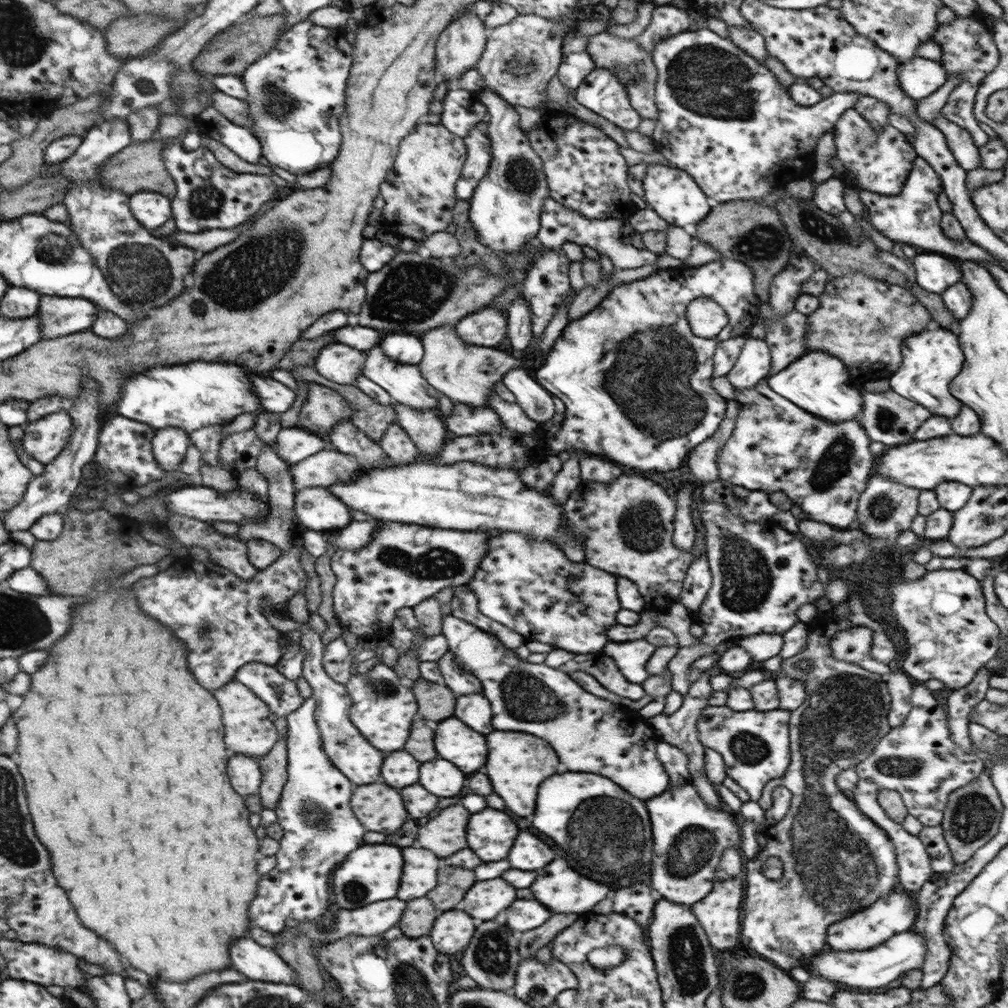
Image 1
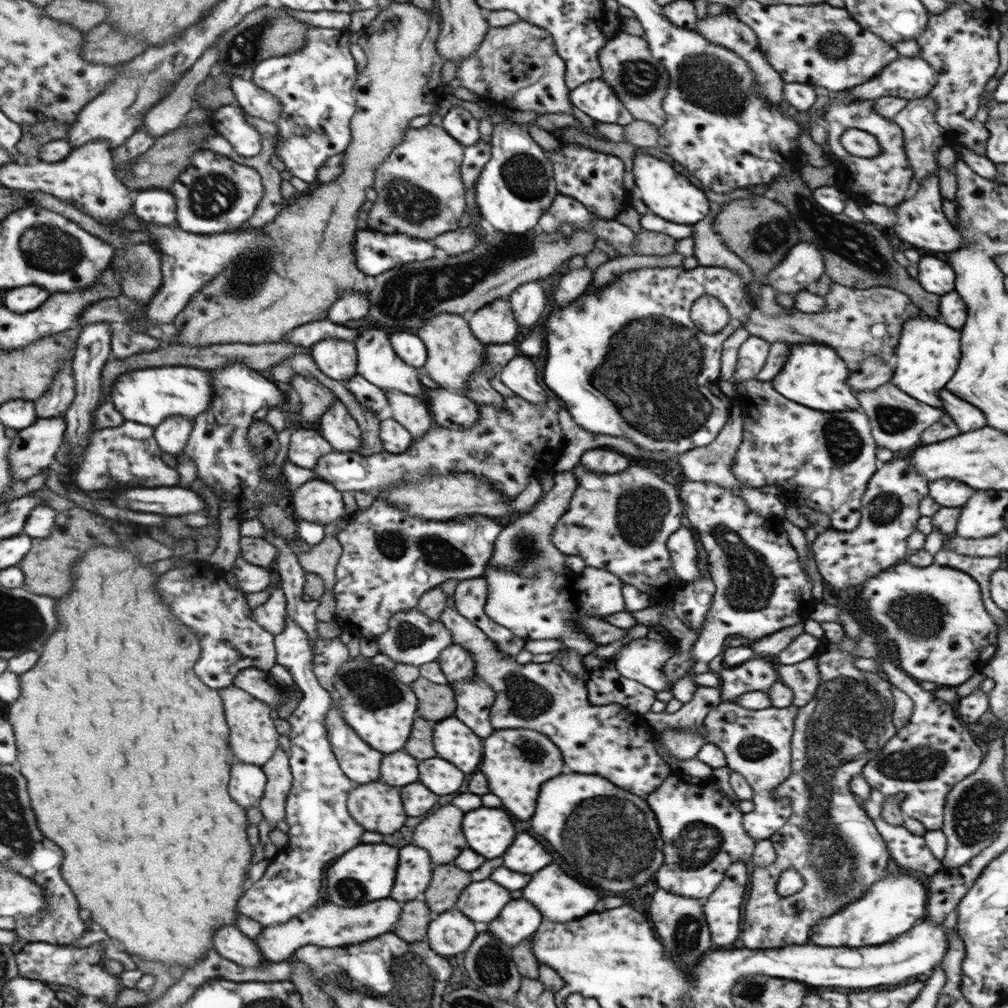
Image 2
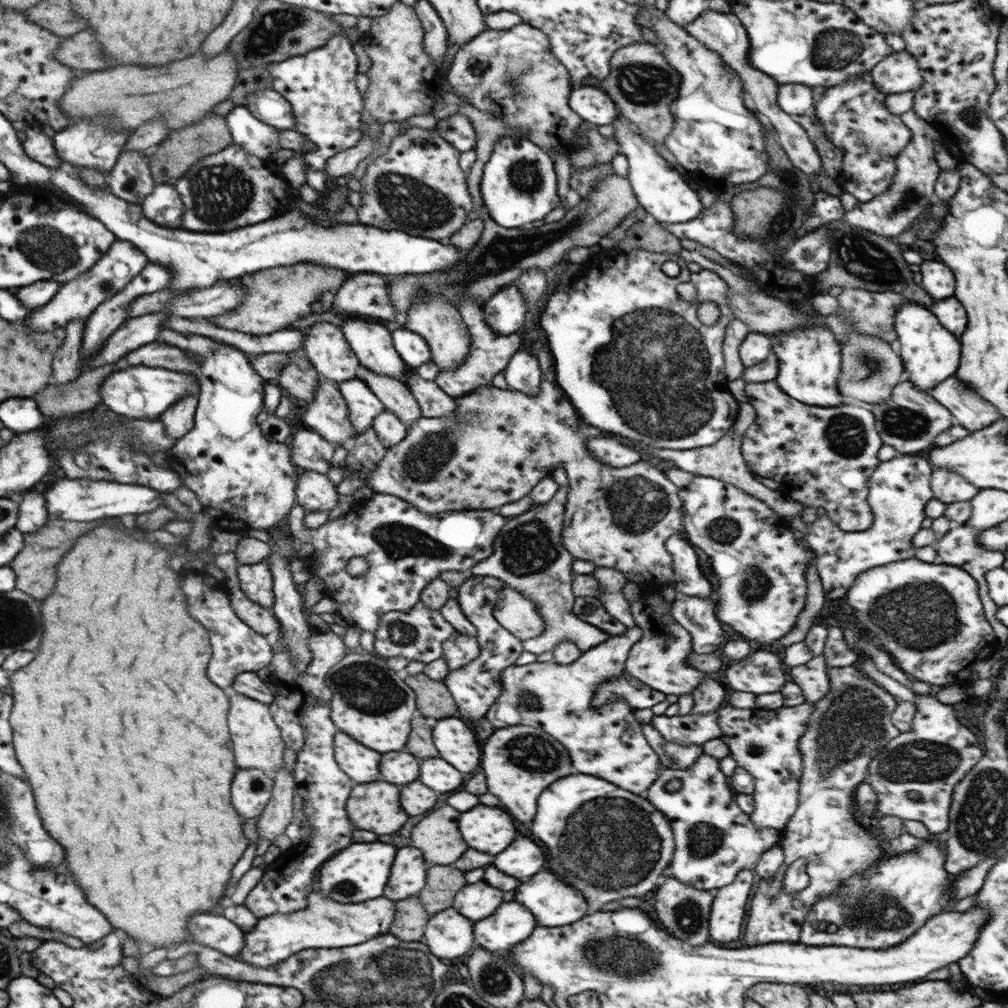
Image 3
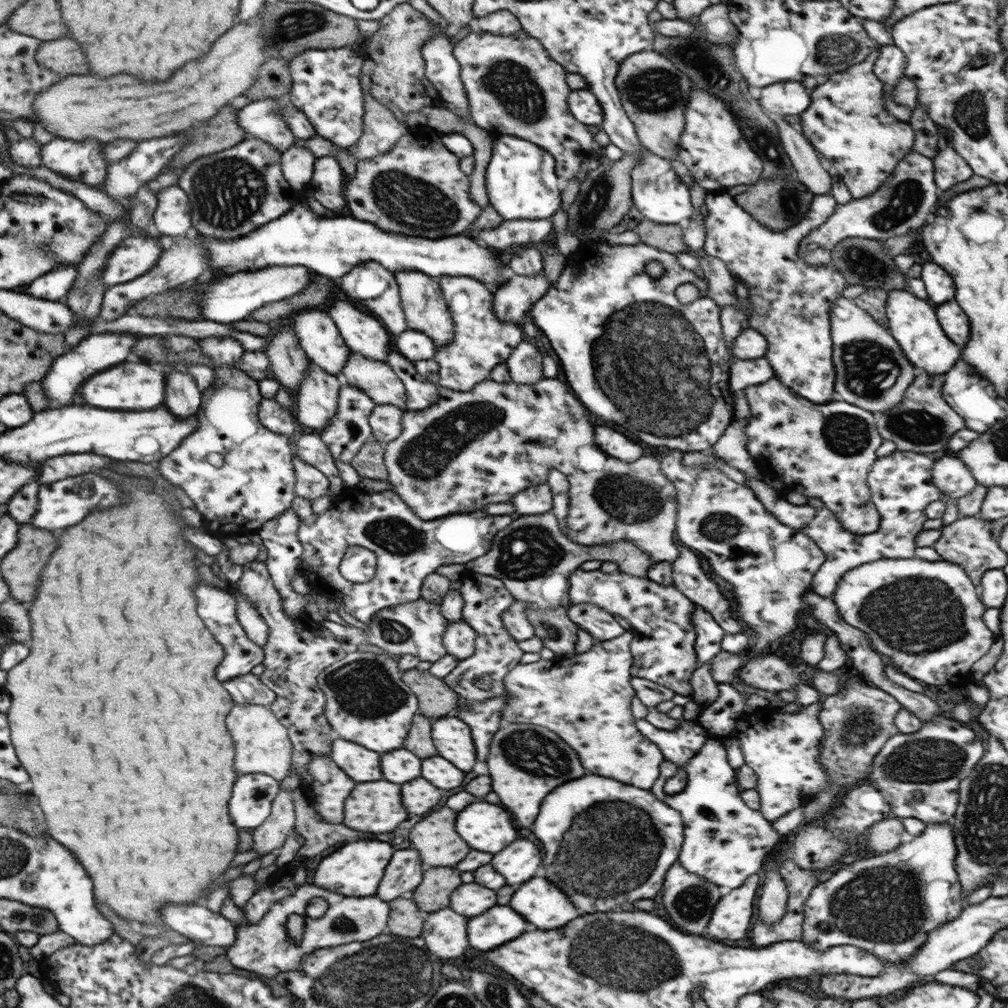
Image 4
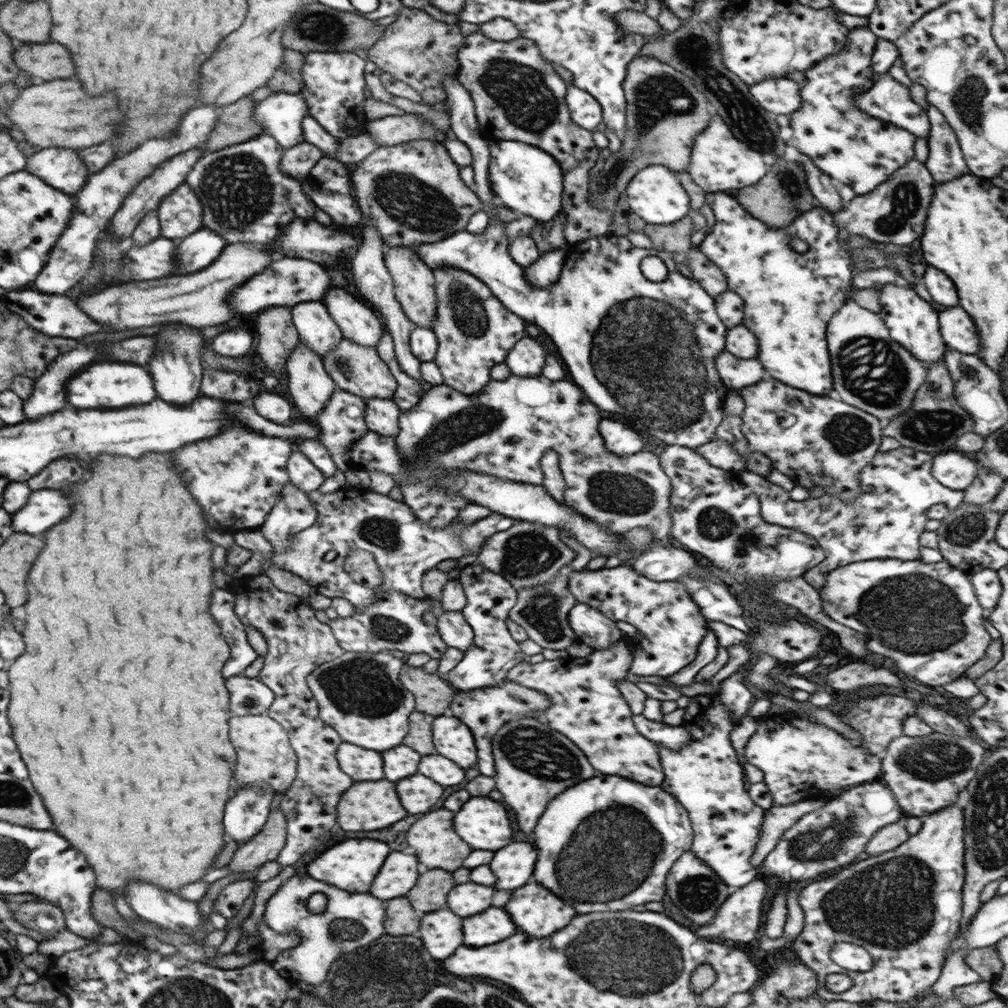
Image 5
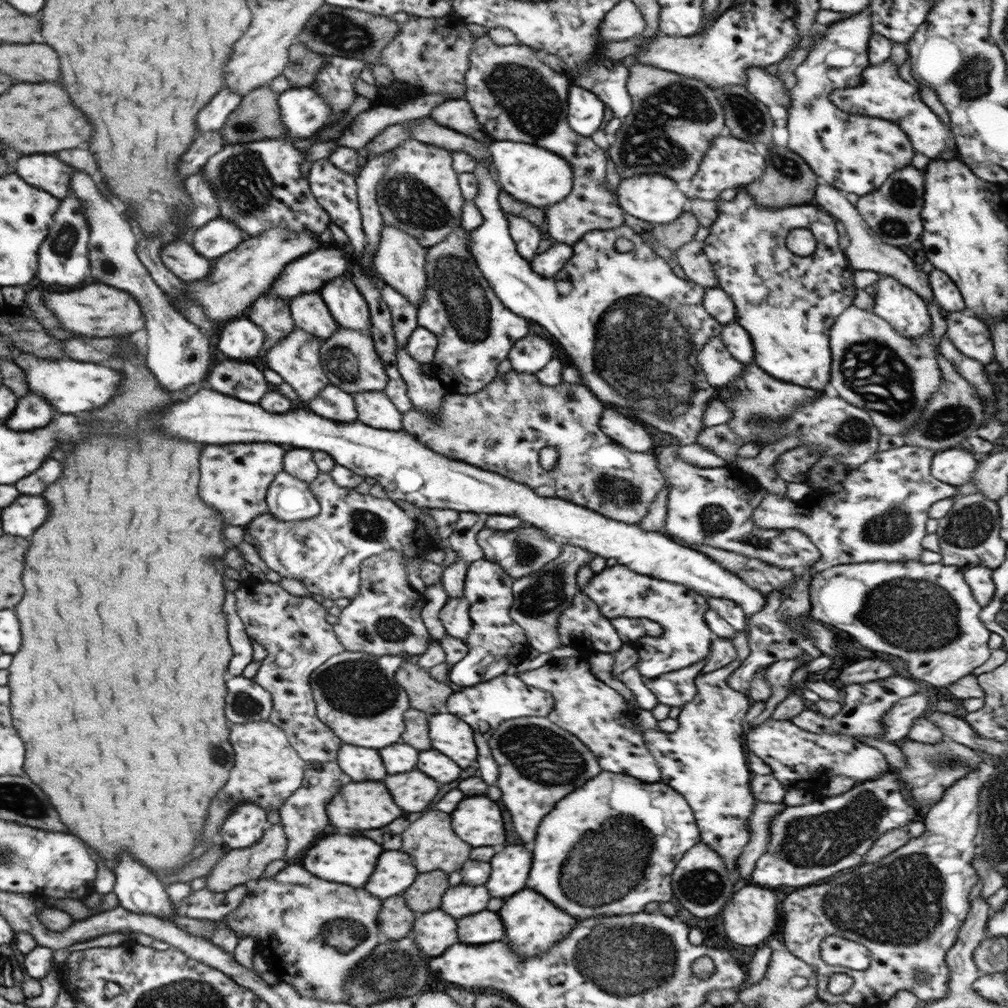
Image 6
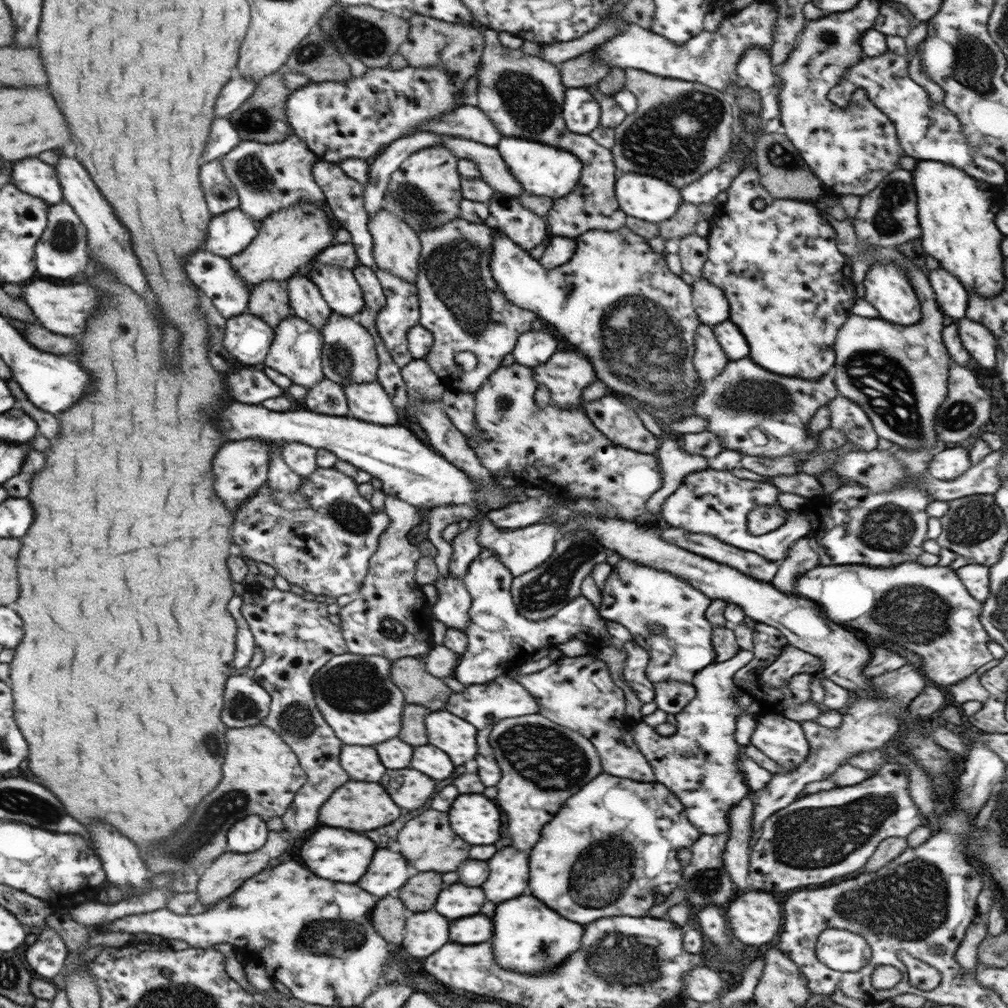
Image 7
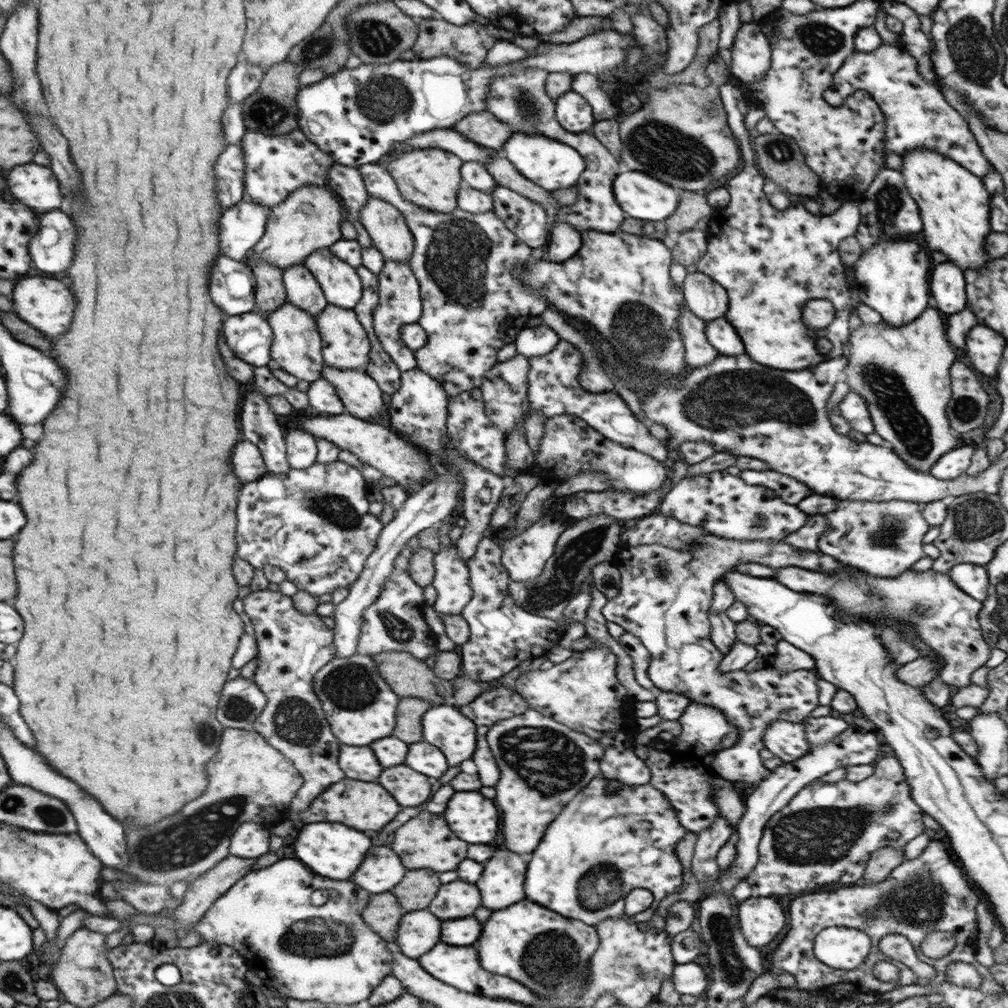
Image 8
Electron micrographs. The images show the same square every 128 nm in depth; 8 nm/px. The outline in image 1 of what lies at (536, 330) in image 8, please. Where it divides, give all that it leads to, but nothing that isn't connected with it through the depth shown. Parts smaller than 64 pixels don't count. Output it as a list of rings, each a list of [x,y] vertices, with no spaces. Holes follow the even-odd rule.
[[[524,363],[522,367],[505,372],[500,382],[513,394],[515,403],[527,418],[541,425],[555,414],[553,397],[527,374],[525,367]]]

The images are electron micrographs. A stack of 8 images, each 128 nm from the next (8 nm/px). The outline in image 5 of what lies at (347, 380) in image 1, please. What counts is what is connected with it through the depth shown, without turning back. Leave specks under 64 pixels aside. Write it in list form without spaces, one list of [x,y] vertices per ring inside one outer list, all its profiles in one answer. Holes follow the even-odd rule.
[[[321,301],[294,303],[290,315],[298,340],[320,358],[342,339],[341,331]]]

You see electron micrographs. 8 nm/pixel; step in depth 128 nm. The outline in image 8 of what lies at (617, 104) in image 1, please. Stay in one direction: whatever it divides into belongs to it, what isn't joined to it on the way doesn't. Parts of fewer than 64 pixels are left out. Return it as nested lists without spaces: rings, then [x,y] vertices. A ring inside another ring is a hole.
[[[567,91],[556,98],[554,116],[561,128],[572,133],[589,131],[595,123],[591,107],[577,92]]]

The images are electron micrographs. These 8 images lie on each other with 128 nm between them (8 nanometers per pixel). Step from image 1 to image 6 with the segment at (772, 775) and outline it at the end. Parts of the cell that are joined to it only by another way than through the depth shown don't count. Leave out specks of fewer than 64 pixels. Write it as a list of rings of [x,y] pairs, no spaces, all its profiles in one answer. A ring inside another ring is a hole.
[[[767,717],[755,727],[746,729],[743,746],[771,767],[771,775],[785,791],[798,788],[811,791],[837,775],[851,777],[856,782],[871,780],[890,770],[879,750],[849,736],[801,730],[790,720]]]

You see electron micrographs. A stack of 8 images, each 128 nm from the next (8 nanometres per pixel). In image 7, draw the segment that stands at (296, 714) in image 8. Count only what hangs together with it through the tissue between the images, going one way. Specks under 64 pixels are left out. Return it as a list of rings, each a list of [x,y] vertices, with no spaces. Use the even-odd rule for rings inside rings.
[[[261,587],[259,591],[244,591],[242,597],[243,606],[240,607],[240,612],[247,621],[248,628],[255,637],[256,645],[264,656],[261,664],[251,670],[249,675],[270,696],[269,712],[259,723],[277,732],[277,736],[281,736],[281,740],[297,756],[299,766],[306,774],[306,780],[295,793],[292,803],[279,816],[284,825],[283,835],[288,841],[293,842],[297,838],[303,838],[305,832],[317,826],[317,808],[329,798],[329,794],[337,786],[347,782],[347,773],[338,763],[342,742],[333,734],[331,727],[323,720],[317,709],[310,682],[315,671],[333,655],[340,655],[348,651],[339,626],[331,624],[327,619],[326,603],[304,600],[299,595],[290,591],[283,592],[275,587],[271,589]]]

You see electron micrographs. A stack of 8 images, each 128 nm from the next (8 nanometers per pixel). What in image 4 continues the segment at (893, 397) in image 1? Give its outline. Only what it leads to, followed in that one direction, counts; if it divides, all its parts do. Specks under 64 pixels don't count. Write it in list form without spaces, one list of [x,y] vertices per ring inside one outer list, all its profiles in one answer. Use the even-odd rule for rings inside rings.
[[[923,371],[918,372],[916,378],[911,382],[911,384],[909,384],[909,387],[905,390],[903,400],[901,400],[901,403],[897,405],[895,409],[889,409],[881,413],[877,412],[873,414],[874,422],[876,423],[877,433],[879,434],[879,436],[881,436],[881,439],[891,440],[891,442],[895,444],[896,450],[900,450],[900,451],[909,451],[909,452],[917,452],[917,453],[921,452],[921,454],[931,455],[931,456],[937,456],[942,453],[951,453],[951,452],[939,452],[939,450],[947,450],[947,448],[945,448],[945,446],[947,446],[947,440],[949,440],[949,438],[951,438],[951,436],[953,436],[955,432],[958,432],[959,430],[961,430],[961,428],[966,428],[966,427],[964,426],[963,418],[961,418],[961,416],[958,416],[953,411],[953,409],[945,403],[945,400],[942,398],[941,390],[942,390],[943,382],[944,382],[943,375],[931,375]]]

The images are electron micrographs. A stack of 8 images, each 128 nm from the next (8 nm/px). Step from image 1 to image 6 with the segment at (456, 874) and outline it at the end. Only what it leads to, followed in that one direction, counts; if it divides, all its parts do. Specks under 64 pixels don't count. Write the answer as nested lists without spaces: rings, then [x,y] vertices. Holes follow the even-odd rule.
[[[425,872],[419,874],[413,884],[403,892],[403,900],[409,910],[413,912],[427,912],[439,908],[441,894],[447,888],[447,874],[445,872]]]

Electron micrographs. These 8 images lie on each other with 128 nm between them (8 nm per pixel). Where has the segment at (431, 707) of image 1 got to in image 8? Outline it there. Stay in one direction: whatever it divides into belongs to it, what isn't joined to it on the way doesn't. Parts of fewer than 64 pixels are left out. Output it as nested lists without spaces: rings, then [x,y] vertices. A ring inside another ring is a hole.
[[[381,652],[373,654],[370,657],[375,662],[375,666],[377,666],[379,676],[385,680],[389,688],[397,696],[427,700],[431,706],[453,704],[453,685],[451,685],[451,681],[445,682],[445,680],[437,678],[433,674],[430,663],[419,662],[408,652]]]

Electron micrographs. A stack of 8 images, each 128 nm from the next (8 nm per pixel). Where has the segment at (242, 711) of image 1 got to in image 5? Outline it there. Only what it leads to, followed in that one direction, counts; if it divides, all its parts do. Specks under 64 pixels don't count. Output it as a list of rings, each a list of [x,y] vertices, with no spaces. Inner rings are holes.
[[[264,713],[261,714],[249,714],[247,716],[235,716],[233,715],[231,719],[229,719],[229,740],[230,743],[233,745],[236,758],[235,758],[235,766],[233,771],[233,778],[235,778],[235,786],[231,786],[231,790],[233,790],[233,794],[229,794],[229,796],[232,796],[239,790],[239,788],[243,788],[243,786],[249,786],[249,784],[265,784],[265,786],[269,786],[269,790],[273,790],[273,792],[283,792],[283,790],[287,790],[289,786],[291,786],[293,780],[295,780],[295,766],[297,764],[296,754],[293,752],[293,749],[291,748],[291,745],[289,744],[287,732],[285,732],[285,729],[275,720],[272,718],[269,718]]]

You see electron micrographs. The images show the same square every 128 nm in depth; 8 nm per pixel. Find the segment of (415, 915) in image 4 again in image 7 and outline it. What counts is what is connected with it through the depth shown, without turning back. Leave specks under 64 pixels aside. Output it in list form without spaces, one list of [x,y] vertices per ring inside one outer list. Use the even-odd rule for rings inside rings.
[[[383,896],[375,902],[375,908],[369,916],[369,922],[373,926],[373,930],[390,945],[398,946],[403,940],[403,924],[405,918],[411,916],[411,912],[407,912],[401,904],[399,898],[393,896]]]

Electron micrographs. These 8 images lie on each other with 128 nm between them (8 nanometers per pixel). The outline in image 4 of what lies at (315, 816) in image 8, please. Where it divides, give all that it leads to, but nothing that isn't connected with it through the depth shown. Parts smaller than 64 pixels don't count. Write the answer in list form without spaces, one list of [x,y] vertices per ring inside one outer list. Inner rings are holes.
[[[385,780],[354,784],[355,788],[350,790],[343,804],[343,826],[357,832],[389,832],[407,818],[407,812],[401,806],[401,798],[399,798],[401,794],[397,784],[391,784]]]

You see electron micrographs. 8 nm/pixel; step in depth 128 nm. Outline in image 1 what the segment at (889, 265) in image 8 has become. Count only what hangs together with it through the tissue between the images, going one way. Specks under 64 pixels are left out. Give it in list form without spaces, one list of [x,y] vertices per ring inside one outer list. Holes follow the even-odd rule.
[[[941,327],[914,332],[905,338],[905,342],[900,343],[900,356],[897,371],[887,378],[890,390],[906,400],[920,404],[931,415],[948,420],[956,416],[961,409],[961,403],[949,395],[948,385],[961,371],[964,360],[958,344],[958,335]]]

